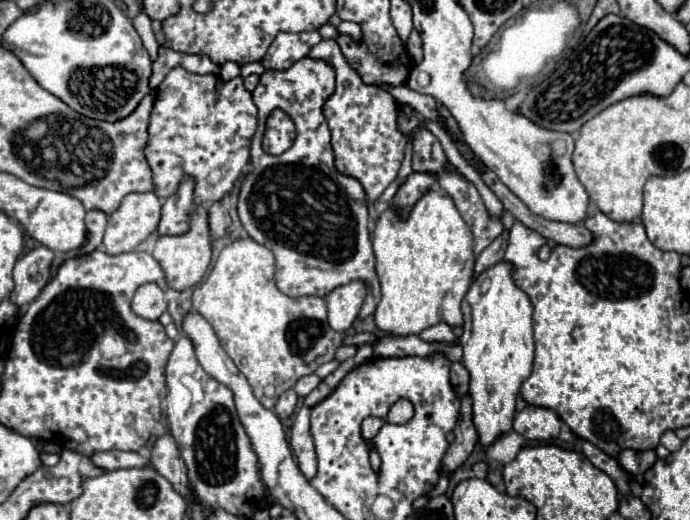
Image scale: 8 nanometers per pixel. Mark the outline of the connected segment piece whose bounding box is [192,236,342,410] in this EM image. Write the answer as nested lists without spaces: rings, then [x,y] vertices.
[[[244,236],[232,244],[228,244],[220,256],[204,284],[194,290],[192,306],[194,310],[214,328],[222,348],[232,358],[236,368],[248,378],[254,396],[268,410],[274,408],[278,396],[292,388],[296,380],[316,372],[316,368],[334,358],[336,348],[342,344],[342,334],[332,330],[326,320],[326,302],[320,296],[300,296],[290,298],[276,288],[274,282],[274,254],[256,244],[252,238]]]

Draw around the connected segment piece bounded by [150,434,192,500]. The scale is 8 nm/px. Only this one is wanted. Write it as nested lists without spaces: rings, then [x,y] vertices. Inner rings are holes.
[[[170,434],[158,436],[158,440],[152,448],[152,454],[150,454],[150,462],[152,462],[152,468],[158,474],[162,474],[180,496],[184,496],[186,500],[192,498],[190,482],[186,476],[186,464],[180,458],[180,450]]]

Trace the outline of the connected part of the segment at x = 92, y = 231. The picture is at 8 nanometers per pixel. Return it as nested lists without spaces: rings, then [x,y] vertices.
[[[88,210],[86,212],[86,224],[88,224],[88,244],[82,248],[82,252],[92,252],[102,242],[104,228],[106,228],[108,216],[102,210]]]

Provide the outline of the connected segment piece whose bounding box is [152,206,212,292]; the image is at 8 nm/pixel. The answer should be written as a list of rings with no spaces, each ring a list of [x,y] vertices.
[[[198,206],[194,212],[196,212],[196,216],[192,216],[192,228],[184,236],[160,236],[160,240],[156,240],[156,248],[152,252],[152,256],[164,270],[168,288],[178,290],[178,292],[186,290],[186,288],[194,288],[204,278],[208,264],[210,264],[210,256],[212,256],[208,216],[206,216],[208,212],[202,206]]]

